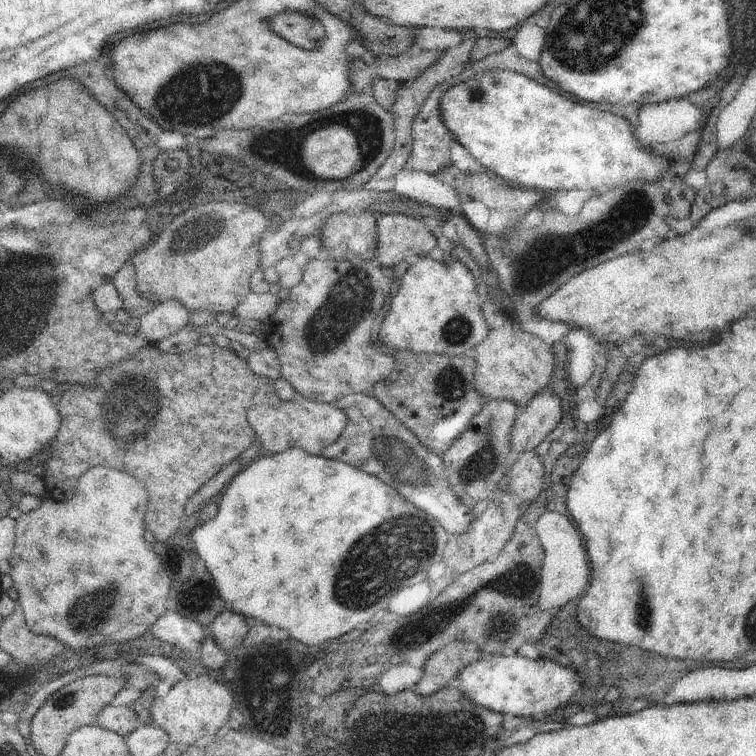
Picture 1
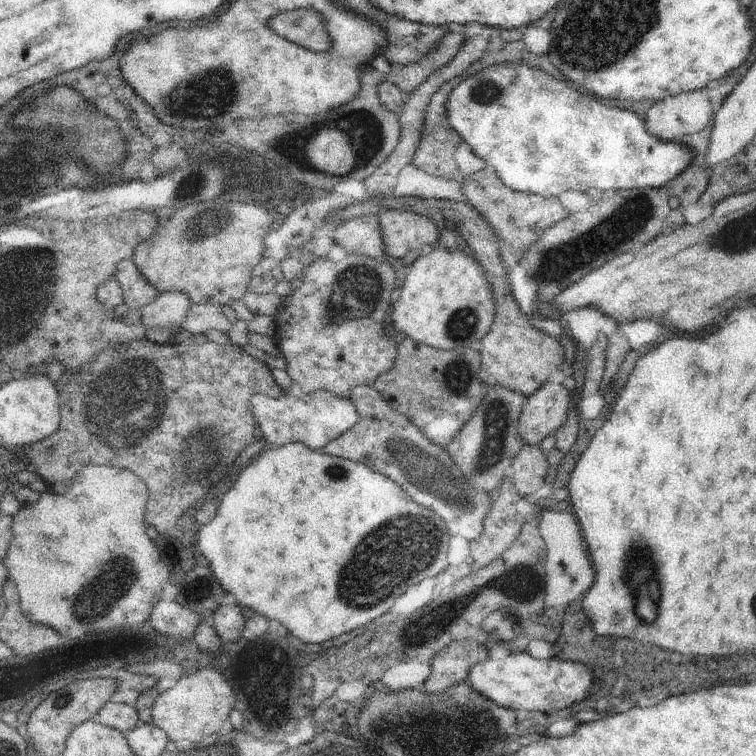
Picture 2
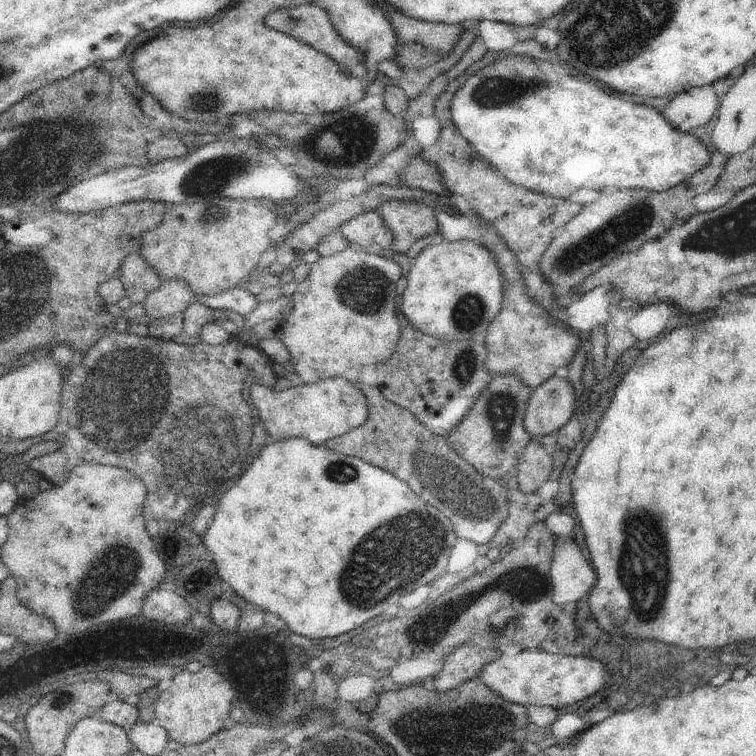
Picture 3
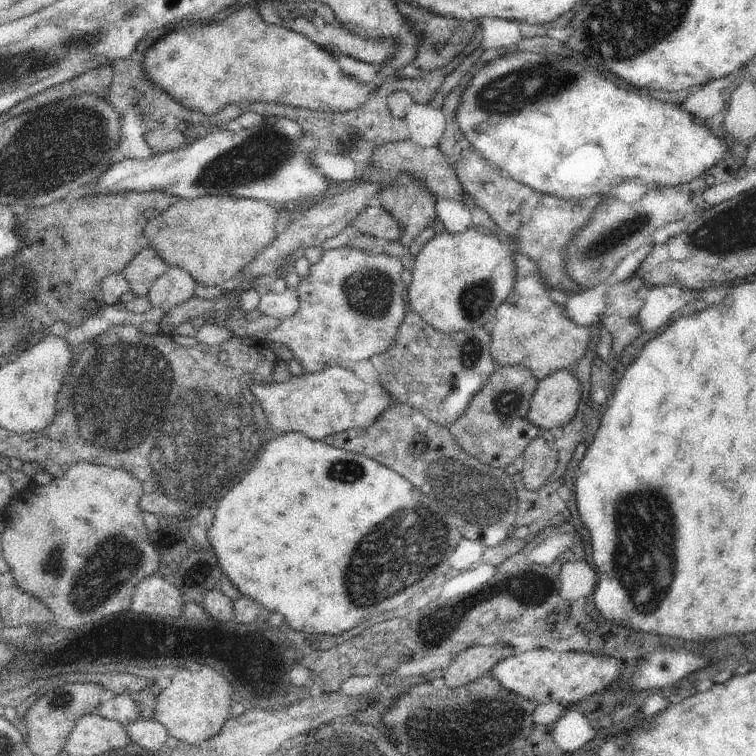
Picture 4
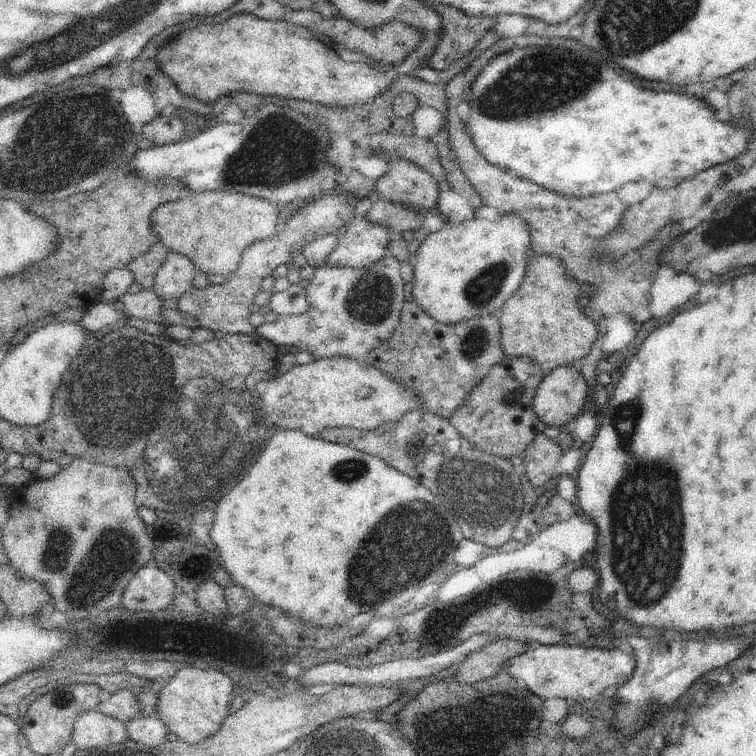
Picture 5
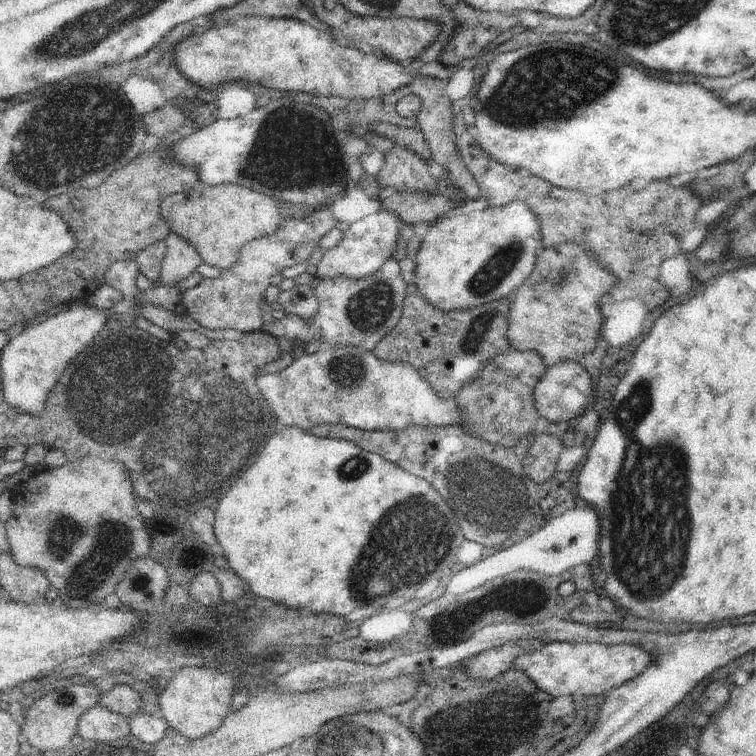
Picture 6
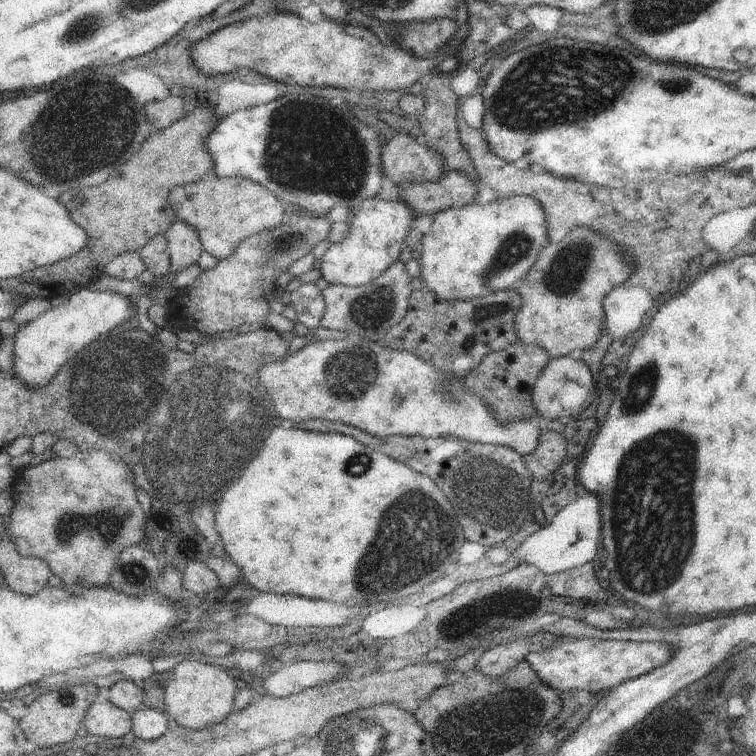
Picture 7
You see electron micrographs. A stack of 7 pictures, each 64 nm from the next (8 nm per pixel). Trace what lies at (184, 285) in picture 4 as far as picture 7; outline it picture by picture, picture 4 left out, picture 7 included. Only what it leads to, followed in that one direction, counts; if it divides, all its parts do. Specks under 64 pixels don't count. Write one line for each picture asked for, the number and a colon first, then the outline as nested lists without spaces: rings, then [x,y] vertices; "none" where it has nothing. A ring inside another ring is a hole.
5: [[[171,252],[167,254],[167,260],[163,262],[163,266],[157,270],[155,282],[151,286],[153,294],[157,294],[159,302],[163,302],[165,298],[171,300],[183,300],[185,292],[189,292],[191,280],[197,276],[197,266],[195,262],[179,252]]]
6: [[[169,232],[169,236],[165,240],[167,240],[167,254],[163,260],[161,276],[155,282],[159,286],[177,284],[189,272],[197,270],[197,266],[201,264],[201,256],[199,256],[197,248],[191,242],[187,242],[183,236]]]
7: [[[177,220],[169,226],[169,230],[165,232],[167,238],[167,250],[169,250],[169,258],[171,258],[171,266],[167,272],[167,278],[173,280],[177,276],[177,272],[181,272],[185,266],[197,262],[199,252],[201,252],[201,238],[197,228],[193,228],[191,224]]]

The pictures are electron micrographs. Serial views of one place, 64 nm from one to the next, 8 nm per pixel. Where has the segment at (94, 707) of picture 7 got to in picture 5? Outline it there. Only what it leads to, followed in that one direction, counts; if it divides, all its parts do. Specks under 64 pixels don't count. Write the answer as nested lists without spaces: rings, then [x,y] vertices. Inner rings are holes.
[[[91,710],[75,722],[71,740],[77,744],[77,750],[101,750],[127,742],[129,734],[121,720]]]

